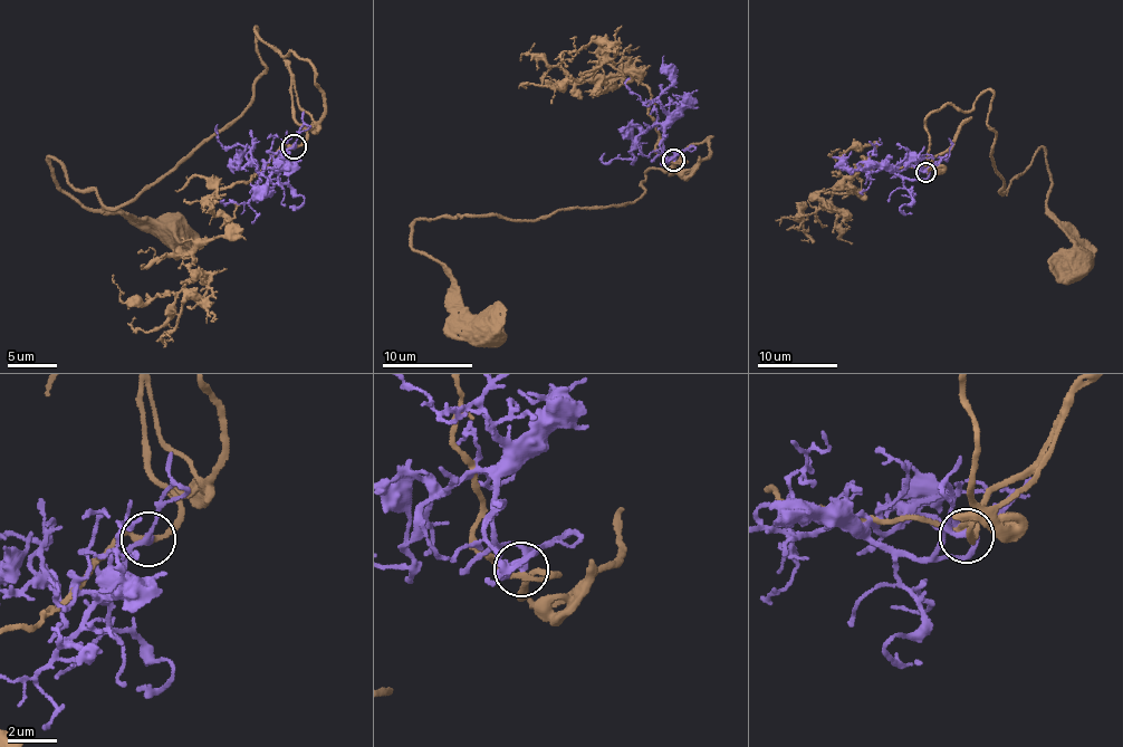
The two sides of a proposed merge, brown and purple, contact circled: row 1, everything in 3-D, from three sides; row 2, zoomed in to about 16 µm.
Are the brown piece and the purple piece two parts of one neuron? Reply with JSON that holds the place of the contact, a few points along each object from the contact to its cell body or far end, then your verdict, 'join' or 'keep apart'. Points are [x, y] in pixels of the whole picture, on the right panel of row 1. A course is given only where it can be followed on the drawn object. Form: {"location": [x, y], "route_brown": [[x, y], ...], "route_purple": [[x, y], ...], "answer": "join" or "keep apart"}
{"location": [925, 172], "route_brown": [[927, 172], [950, 152], [929, 160], [927, 116], [991, 91], [999, 189], [1045, 152], [1047, 208], [1076, 261]], "route_purple": [[927, 172], [919, 169], [912, 179], [899, 178], [894, 170], [911, 165], [927, 169], [947, 159], [948, 137]], "answer": "keep apart"}

